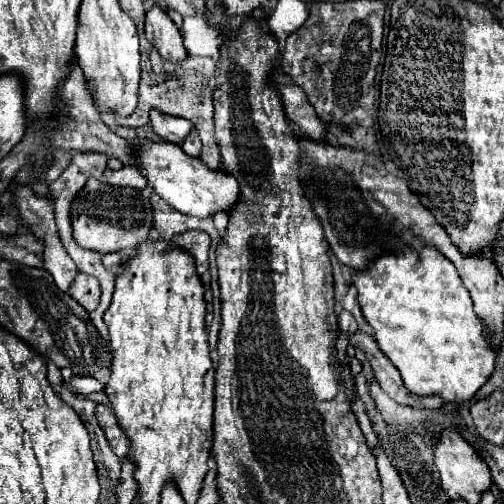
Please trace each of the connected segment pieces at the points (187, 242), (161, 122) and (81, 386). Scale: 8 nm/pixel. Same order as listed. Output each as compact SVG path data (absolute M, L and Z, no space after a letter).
M186 231L184 235L178 235L174 239L174 245L184 247L196 257L196 269L198 275L208 271L208 247L210 247L210 235L204 231Z
M152 111L150 125L164 141L178 143L178 145L182 145L184 139L188 137L188 133L194 129L194 123L188 123L188 119L164 115L160 111Z
M72 377L72 379L68 381L68 385L70 385L72 389L76 389L76 391L84 393L84 395L104 391L104 387L106 387L102 381L94 379L94 377Z

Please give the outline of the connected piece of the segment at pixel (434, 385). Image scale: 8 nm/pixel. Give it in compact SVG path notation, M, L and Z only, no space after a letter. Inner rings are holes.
M424 249L424 251L398 251L398 253L388 253L388 255L382 255L380 259L376 259L376 263L372 263L372 269L368 271L358 271L354 273L352 277L352 285L356 285L358 289L358 303L362 307L362 313L366 317L366 321L370 323L370 327L374 329L374 339L378 341L378 347L382 349L382 353L394 363L394 367L400 371L402 379L404 379L404 385L416 393L416 395L438 395L444 403L454 403L454 405L462 405L462 403L468 403L472 401L472 397L478 393L478 389L492 377L494 369L496 369L496 351L492 347L492 343L488 343L488 337L484 337L484 321L478 319L478 315L474 313L474 305L472 305L472 299L468 295L468 289L464 287L456 267L444 259L444 255L438 255L438 251L432 251L432 249Z

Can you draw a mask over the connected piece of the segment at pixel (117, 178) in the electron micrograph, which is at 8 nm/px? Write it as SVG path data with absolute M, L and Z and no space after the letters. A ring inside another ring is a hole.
M122 167L122 169L118 169L118 171L106 169L104 181L110 183L110 185L132 187L132 189L144 189L144 187L148 185L146 179L140 175L140 171L136 171L136 167Z

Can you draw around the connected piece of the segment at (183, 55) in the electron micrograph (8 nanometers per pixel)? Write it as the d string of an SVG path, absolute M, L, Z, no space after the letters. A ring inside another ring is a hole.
M152 5L146 15L146 37L164 61L180 63L188 59L188 49L184 47L182 31L174 25L174 21L160 5Z

